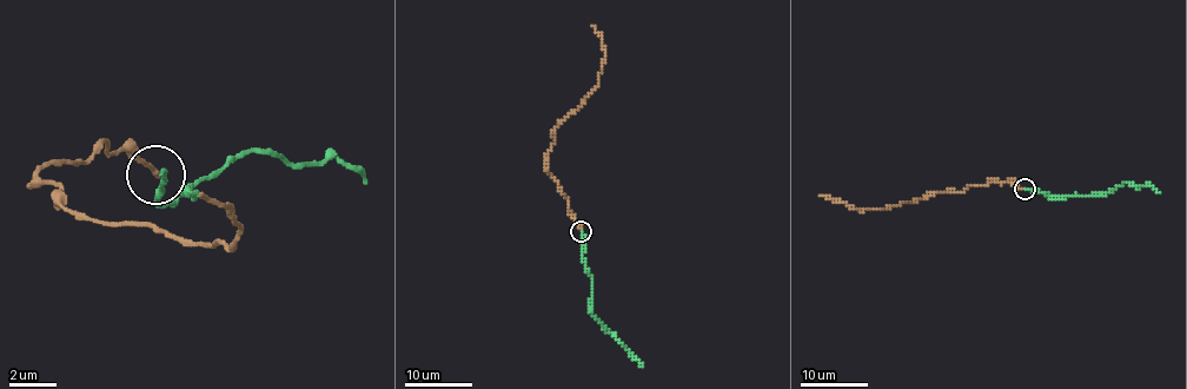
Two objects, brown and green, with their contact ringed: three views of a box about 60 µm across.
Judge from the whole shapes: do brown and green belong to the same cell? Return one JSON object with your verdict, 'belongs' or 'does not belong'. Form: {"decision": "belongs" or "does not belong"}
{"decision": "belongs"}

